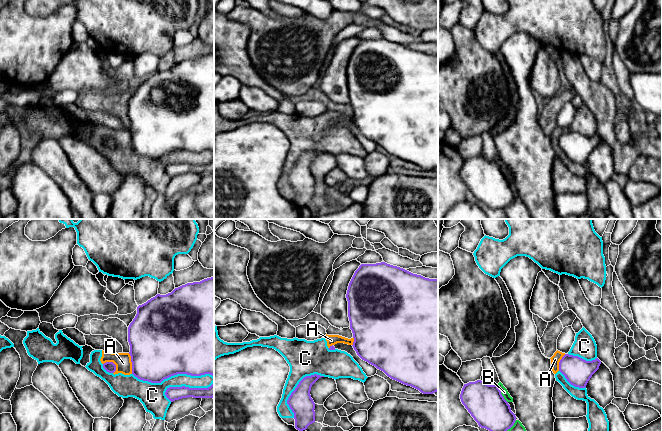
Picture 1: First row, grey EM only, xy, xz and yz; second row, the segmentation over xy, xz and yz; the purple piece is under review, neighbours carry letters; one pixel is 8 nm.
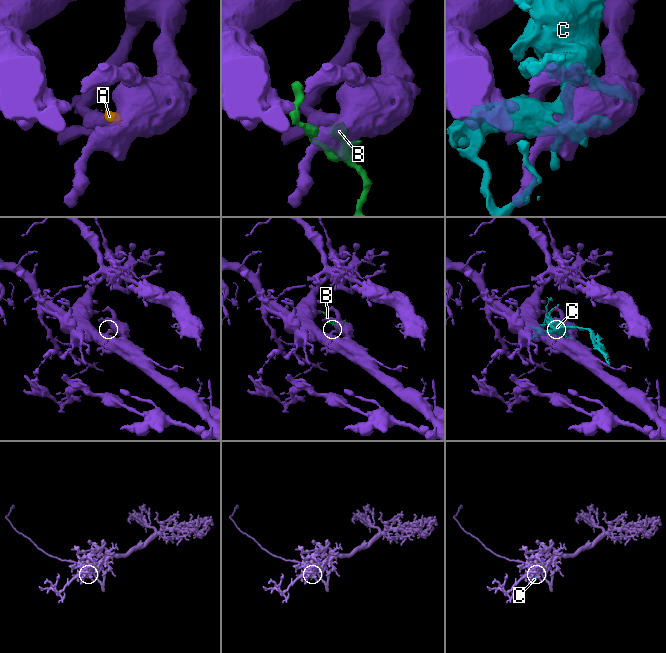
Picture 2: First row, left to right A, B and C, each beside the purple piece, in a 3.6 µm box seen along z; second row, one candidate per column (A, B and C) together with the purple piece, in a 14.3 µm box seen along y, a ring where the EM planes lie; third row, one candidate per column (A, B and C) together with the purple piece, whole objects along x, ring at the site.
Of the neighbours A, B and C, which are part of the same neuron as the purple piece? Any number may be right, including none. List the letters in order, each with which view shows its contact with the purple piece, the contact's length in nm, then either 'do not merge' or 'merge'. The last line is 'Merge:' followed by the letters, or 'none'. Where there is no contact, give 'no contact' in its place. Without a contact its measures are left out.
A: meets purple in xy; contact 170 nm long; do not merge
B: meets purple in yz; contact 170 nm long; do not merge
C: meets purple in xy; contact 650 nm long; do not merge
Merge: none

